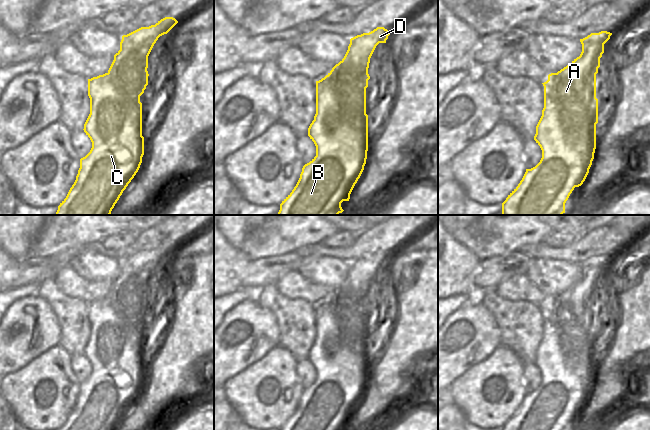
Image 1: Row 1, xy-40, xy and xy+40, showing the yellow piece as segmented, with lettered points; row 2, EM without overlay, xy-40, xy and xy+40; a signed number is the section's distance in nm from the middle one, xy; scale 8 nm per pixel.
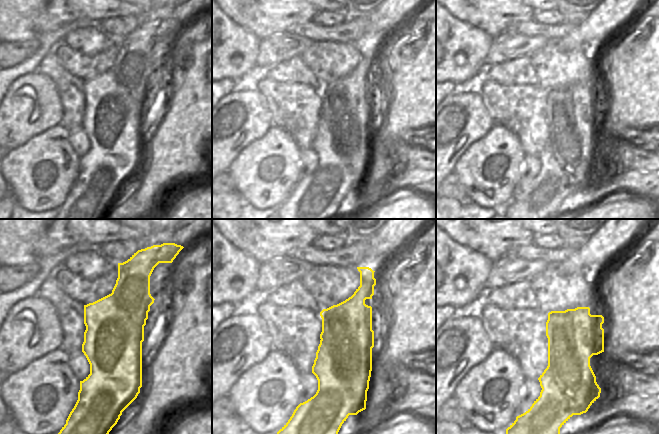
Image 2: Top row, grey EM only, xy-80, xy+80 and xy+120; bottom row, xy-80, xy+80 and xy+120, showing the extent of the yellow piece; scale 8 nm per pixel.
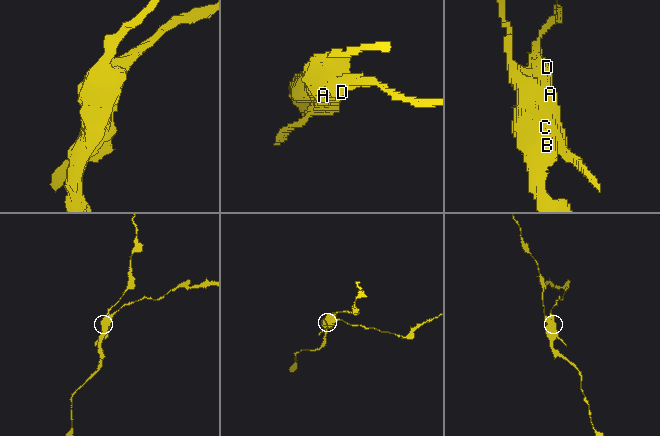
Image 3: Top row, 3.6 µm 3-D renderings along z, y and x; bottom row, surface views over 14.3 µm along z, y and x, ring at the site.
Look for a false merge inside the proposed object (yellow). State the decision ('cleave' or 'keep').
cleave

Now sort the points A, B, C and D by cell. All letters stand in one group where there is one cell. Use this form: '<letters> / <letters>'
A D / B C

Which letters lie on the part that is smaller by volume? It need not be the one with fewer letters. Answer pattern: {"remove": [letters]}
{"remove": ["A", "D"]}

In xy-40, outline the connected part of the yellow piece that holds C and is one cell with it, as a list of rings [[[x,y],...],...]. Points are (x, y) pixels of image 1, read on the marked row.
[[[109,73],[88,79],[90,114],[84,132],[92,142],[90,152],[80,159],[76,180],[55,215],[110,215],[132,178],[128,170],[142,163],[142,103],[123,95]]]

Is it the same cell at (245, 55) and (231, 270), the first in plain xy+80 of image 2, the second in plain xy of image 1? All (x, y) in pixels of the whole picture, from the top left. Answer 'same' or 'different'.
same

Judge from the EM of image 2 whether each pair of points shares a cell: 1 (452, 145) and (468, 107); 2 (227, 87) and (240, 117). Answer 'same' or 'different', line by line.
1: same
2: different

